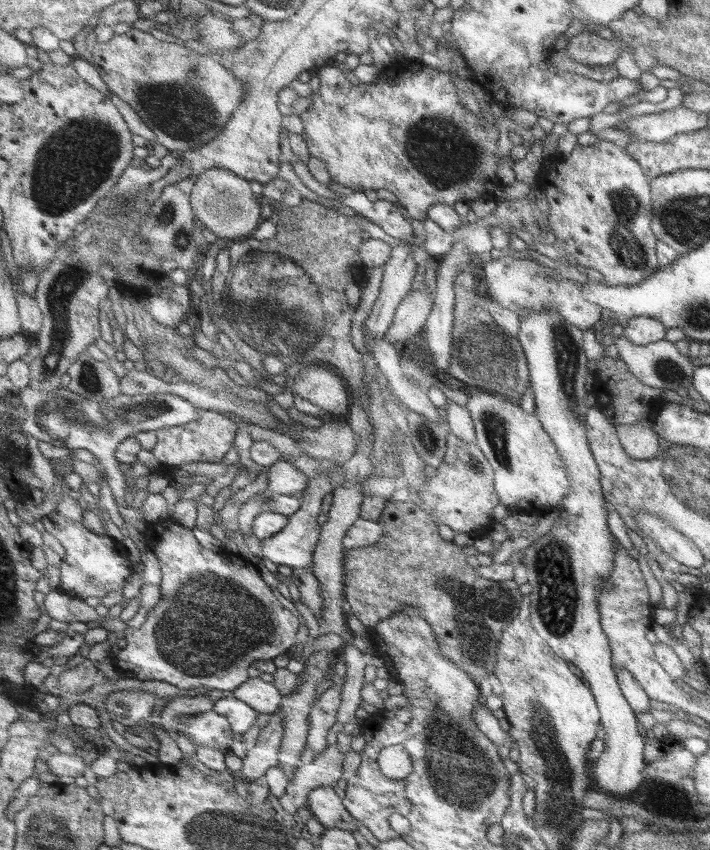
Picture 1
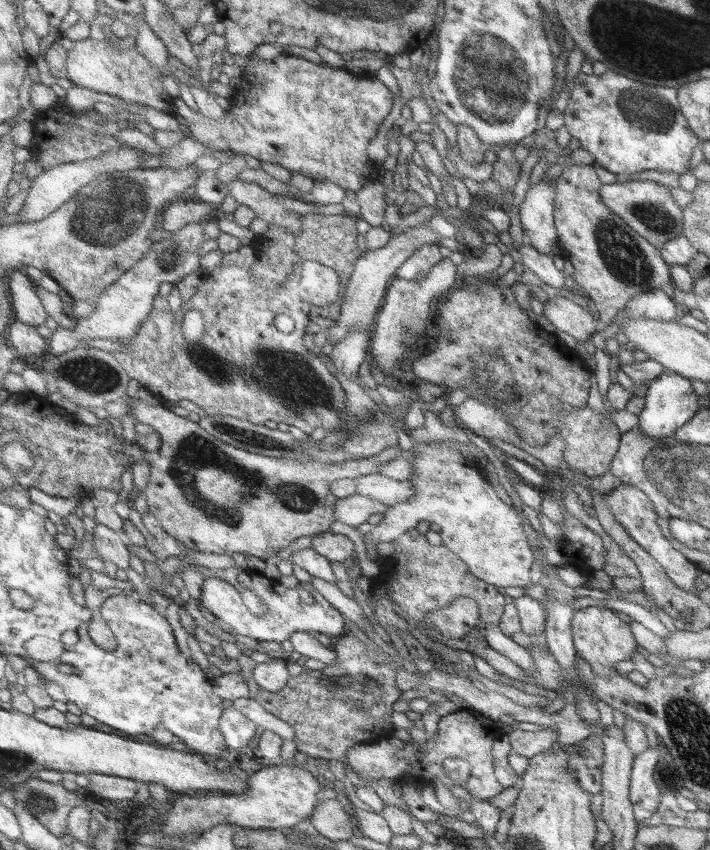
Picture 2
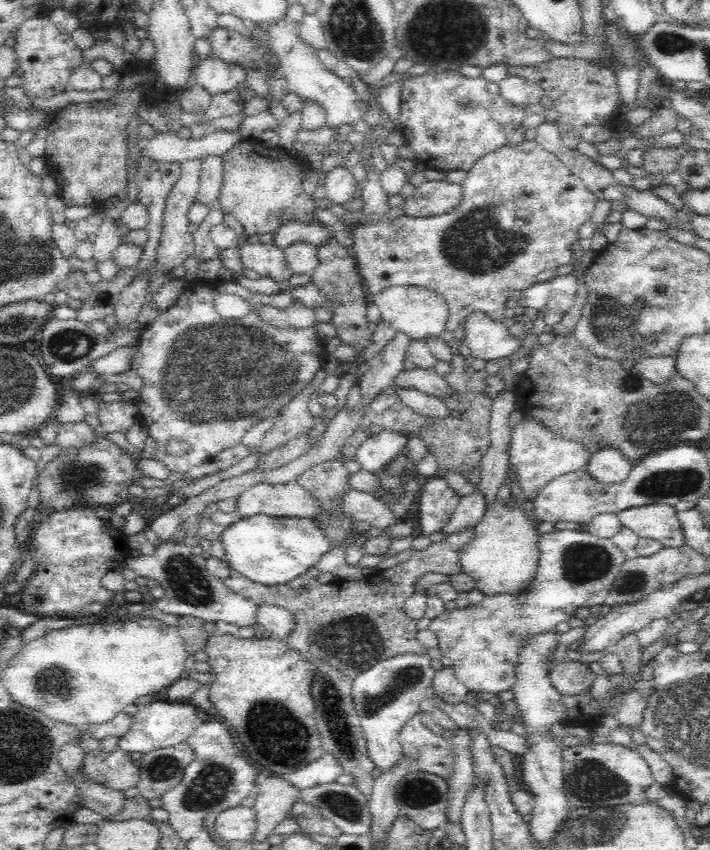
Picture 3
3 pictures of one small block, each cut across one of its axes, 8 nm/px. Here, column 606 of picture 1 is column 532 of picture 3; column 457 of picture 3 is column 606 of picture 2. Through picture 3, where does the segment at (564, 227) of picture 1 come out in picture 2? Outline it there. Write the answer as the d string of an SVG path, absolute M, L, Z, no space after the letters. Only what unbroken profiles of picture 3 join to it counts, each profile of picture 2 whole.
M571 165L565 167L561 174L555 180L555 195L553 200L553 213L552 220L554 225L554 230L556 233L556 243L558 248L561 250L561 254L566 260L569 260L571 266L573 266L573 273L570 274L570 277L574 281L575 288L579 290L580 293L587 294L590 304L594 307L594 310L597 310L598 314L598 323L603 324L601 328L606 328L607 324L614 318L615 313L624 308L627 301L633 296L640 294L641 292L650 292L651 290L661 290L663 285L669 284L669 268L668 264L661 258L659 250L654 246L651 246L647 240L641 238L633 230L630 230L617 216L614 216L603 204L602 201L598 198L598 187L601 186L598 177L595 174L595 170L591 165Z

